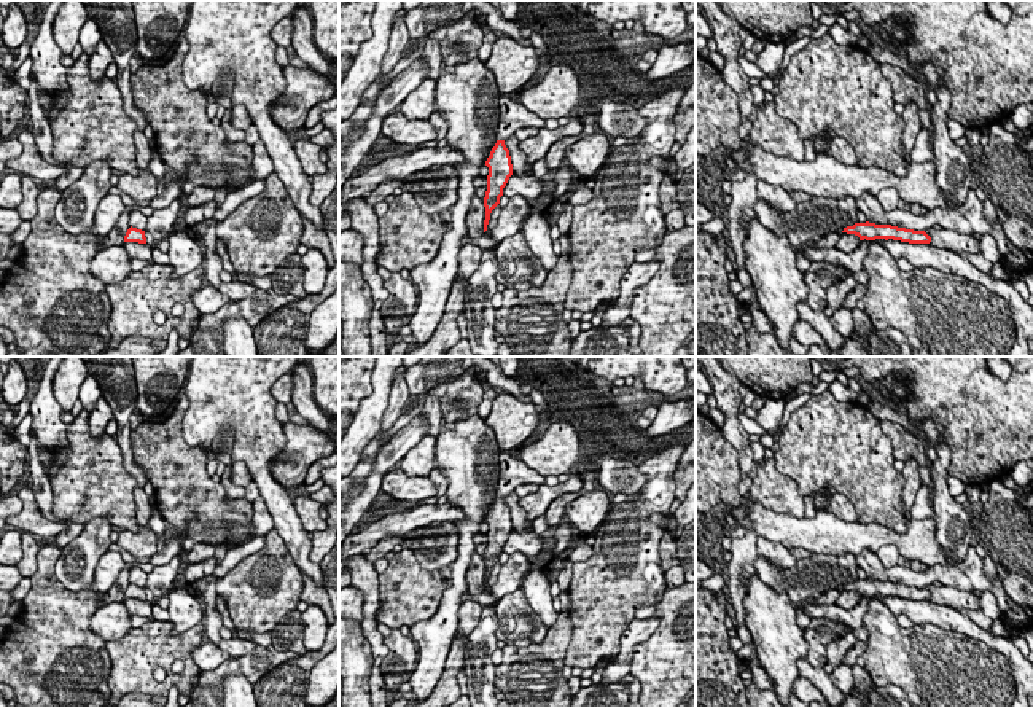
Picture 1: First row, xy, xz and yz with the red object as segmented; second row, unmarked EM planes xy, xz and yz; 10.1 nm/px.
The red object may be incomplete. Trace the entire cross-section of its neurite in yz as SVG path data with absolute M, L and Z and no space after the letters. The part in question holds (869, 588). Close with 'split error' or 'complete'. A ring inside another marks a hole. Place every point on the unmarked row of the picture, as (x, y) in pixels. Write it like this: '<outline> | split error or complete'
M855 580L853 583L844 584L842 589L855 591L860 597L875 597L875 596L893 596L909 600L930 600L931 594L925 588L914 588L906 584L898 584L891 581L875 581L875 580Z | complete

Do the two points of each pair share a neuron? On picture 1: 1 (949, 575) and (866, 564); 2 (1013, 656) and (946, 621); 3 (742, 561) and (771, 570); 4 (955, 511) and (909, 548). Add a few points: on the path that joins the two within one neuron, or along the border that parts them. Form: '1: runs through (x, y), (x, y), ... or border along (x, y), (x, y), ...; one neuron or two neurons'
1: runs through (928, 577), (887, 574); one neuron
2: runs through (997, 642), (962, 623); one neuron
3: border along (758, 554), (753, 572); two neurons
4: border along (933, 518), (936, 542), (949, 558), (946, 564); two neurons

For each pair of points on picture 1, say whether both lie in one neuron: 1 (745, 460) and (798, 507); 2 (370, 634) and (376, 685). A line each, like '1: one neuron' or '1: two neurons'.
1: two neurons
2: one neuron

